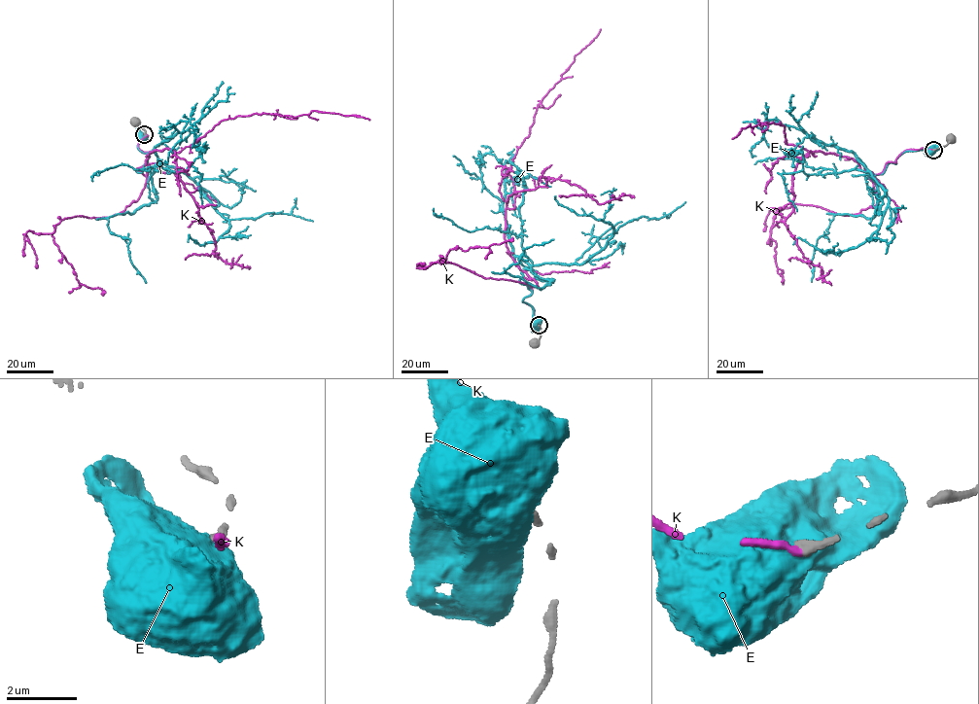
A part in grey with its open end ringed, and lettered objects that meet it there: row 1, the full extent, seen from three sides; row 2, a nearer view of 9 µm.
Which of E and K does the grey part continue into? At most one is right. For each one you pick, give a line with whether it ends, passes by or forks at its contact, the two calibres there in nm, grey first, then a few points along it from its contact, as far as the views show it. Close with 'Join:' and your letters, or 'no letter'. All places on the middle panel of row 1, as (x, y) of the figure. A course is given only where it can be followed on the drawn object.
K: It ends there. Thickness 280 nm (grey) against 190 nm. Its course: (539, 325), (519, 281), (531, 278), (506, 242), (508, 173), (537, 108), (601, 29)
Join: K

